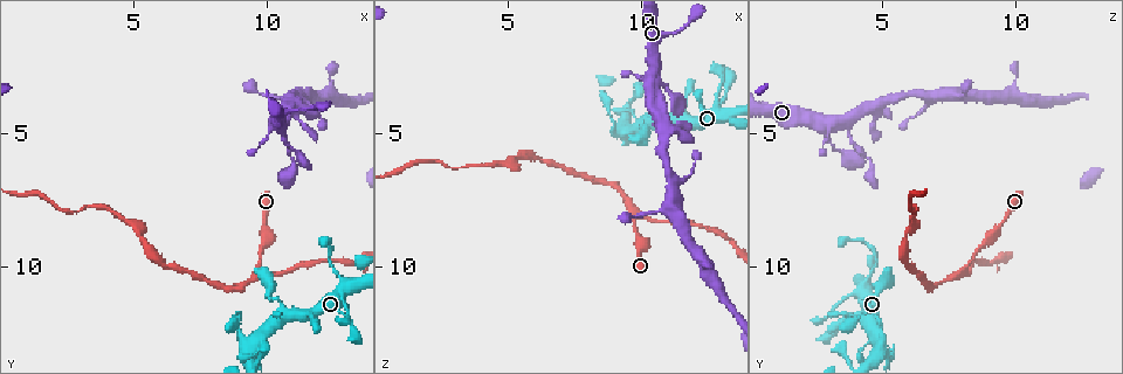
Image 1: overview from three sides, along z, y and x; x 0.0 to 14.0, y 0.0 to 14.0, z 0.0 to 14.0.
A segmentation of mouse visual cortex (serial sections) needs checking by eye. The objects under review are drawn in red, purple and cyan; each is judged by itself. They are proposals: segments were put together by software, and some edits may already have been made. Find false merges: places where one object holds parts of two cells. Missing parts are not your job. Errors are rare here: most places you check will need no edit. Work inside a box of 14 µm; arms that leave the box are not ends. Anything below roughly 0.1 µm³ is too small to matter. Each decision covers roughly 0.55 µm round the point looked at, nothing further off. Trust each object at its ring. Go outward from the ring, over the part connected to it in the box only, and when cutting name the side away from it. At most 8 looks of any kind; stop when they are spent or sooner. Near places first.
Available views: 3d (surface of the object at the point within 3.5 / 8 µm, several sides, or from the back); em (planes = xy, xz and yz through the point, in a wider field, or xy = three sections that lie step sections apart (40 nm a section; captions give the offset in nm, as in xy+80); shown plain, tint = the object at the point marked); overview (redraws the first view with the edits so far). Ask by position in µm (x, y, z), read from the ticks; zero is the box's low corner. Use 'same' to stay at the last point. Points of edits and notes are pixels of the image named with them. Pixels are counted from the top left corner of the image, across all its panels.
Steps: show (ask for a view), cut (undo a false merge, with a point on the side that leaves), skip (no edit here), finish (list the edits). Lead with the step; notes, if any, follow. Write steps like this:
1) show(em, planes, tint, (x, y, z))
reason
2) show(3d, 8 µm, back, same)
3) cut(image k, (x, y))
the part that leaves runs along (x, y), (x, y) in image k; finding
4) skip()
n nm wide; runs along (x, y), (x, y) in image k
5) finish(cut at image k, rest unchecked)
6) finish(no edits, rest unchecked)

show(3d, 3.5 µm, (10.5, 11.5, 4.5))
narrows sharply

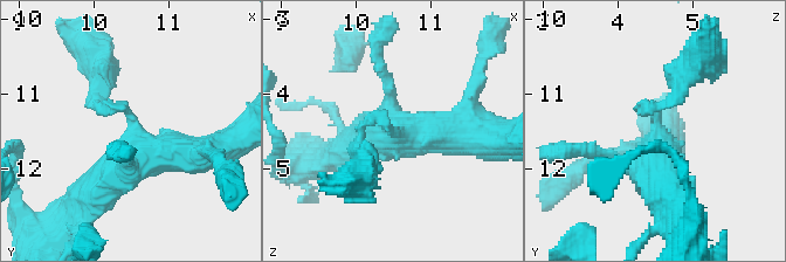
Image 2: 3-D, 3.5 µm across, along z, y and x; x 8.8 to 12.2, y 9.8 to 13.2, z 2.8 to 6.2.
show(em, planes, tint, (10.55, 11.55, 4.55))

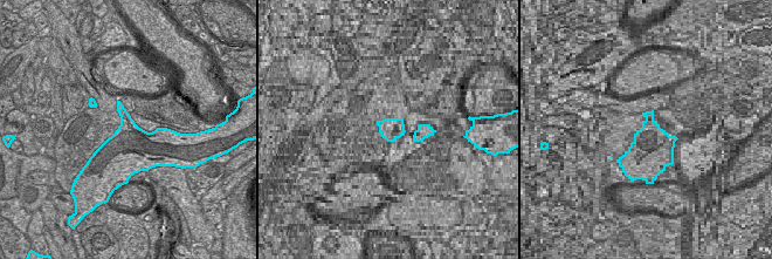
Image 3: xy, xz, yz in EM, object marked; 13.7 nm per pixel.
skip()
runs along (220, 149), (130, 159), (80, 202) in image 2; all the same cell

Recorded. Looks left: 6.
show(3d, 3.5 µm, (9.8, 9.8, 8.3))
a narrow waist

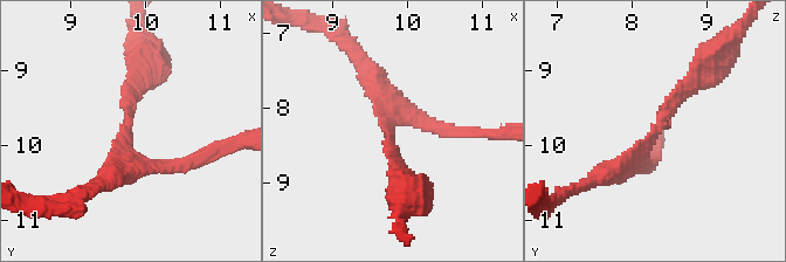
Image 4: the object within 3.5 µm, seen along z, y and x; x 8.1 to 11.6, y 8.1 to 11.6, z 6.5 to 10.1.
show(em, planes, tint, (9.70, 9.85, 8.25))
3 arms; arms of 200, 200, 250 nm

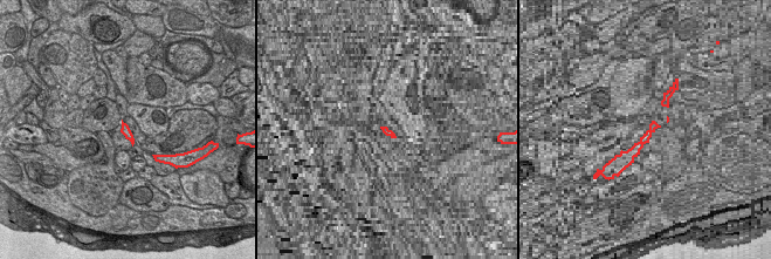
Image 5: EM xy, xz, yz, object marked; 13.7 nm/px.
show(em, xy, step 5, tint, same)
another direction

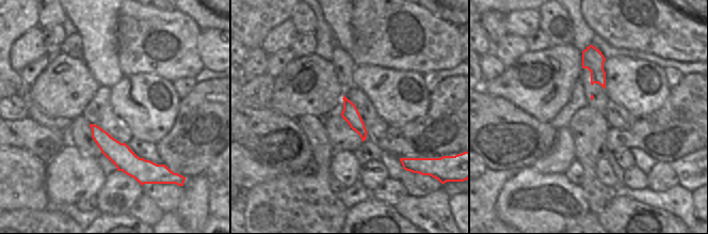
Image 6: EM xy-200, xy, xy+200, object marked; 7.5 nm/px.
skip()
runs along (94, 127), (131, 165), (151, 166) in image 6; one cell here

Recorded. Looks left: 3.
finish(no edits, rest unchecked)

